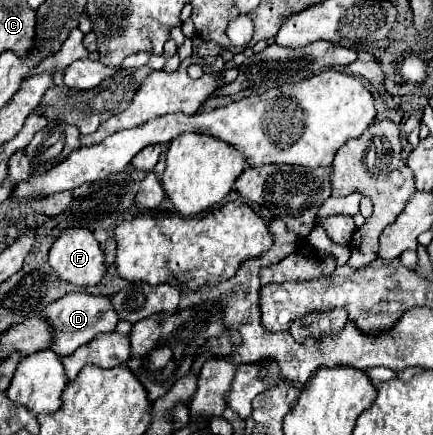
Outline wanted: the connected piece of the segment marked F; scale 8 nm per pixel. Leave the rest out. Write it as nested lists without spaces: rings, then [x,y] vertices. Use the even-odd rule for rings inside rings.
[[[85,227],[65,229],[49,251],[49,263],[63,281],[81,287],[97,285],[107,273],[105,253]]]

